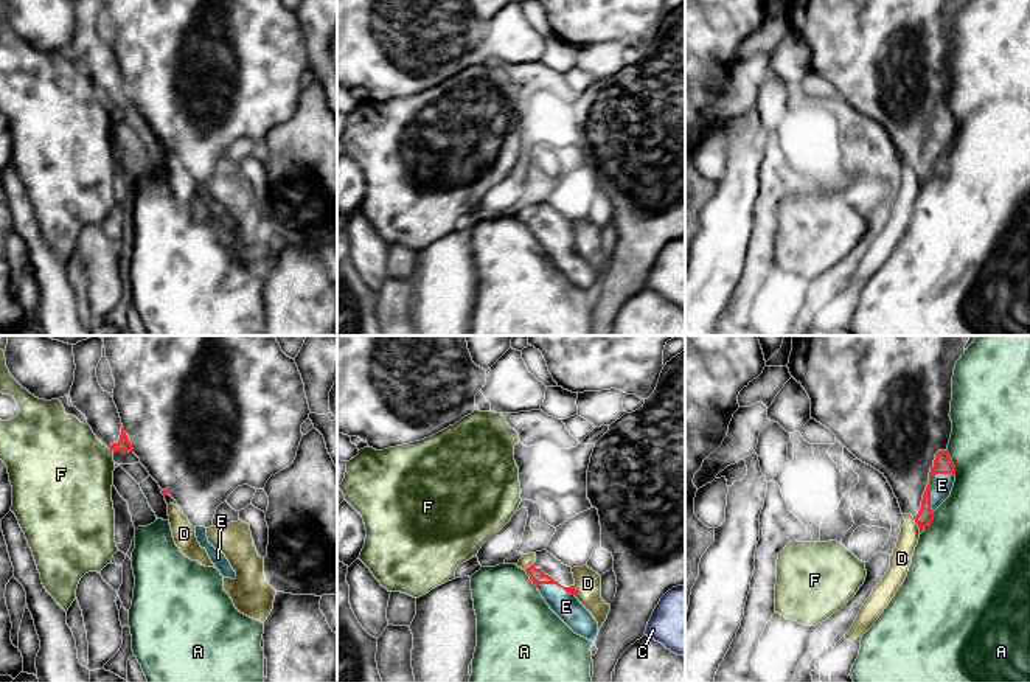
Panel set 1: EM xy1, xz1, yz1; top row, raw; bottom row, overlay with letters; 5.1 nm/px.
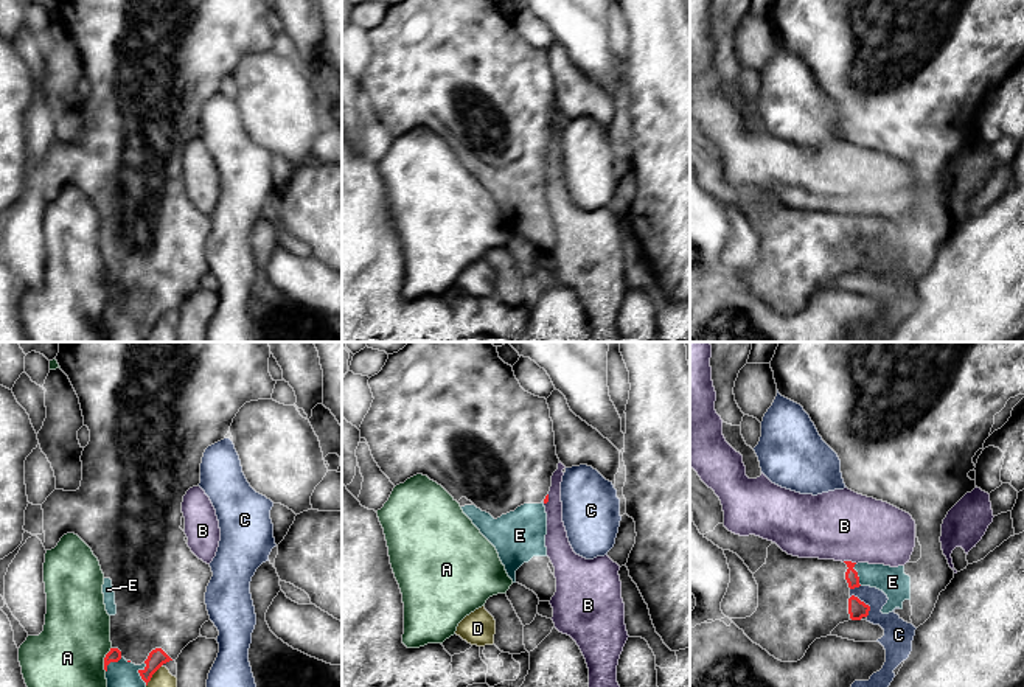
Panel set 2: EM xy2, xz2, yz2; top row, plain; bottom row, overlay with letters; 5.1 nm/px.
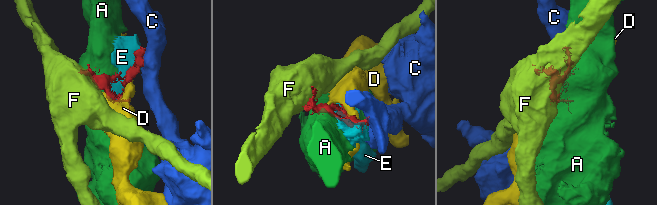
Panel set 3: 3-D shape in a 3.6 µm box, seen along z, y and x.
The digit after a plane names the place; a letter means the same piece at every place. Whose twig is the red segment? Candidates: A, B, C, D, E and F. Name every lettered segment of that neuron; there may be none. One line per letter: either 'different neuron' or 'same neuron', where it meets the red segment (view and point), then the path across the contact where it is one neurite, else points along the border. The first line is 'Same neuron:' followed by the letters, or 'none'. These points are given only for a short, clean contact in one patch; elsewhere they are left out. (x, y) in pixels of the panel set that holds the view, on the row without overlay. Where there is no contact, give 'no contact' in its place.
Same neuron: E
A: different neuron | yz1 (953, 115)
B: different neuron | yz2 (850, 213) | along yz2 (842, 213), (856, 215)
C: different neuron | yz2 (863, 254) | along yz2 (850, 247), (855, 247), (869, 258), (867, 268)
D: different neuron | yz1 (915, 174)
E: same neuron | yz1 (929, 137)
F: different neuron | xy1 (111, 101)

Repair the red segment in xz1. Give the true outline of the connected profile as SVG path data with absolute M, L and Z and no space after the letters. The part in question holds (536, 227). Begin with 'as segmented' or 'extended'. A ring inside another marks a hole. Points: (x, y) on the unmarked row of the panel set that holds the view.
extended; M547 202L536 204L536 214L525 221L550 261L578 287L593 294L598 275L578 253L572 219Z

